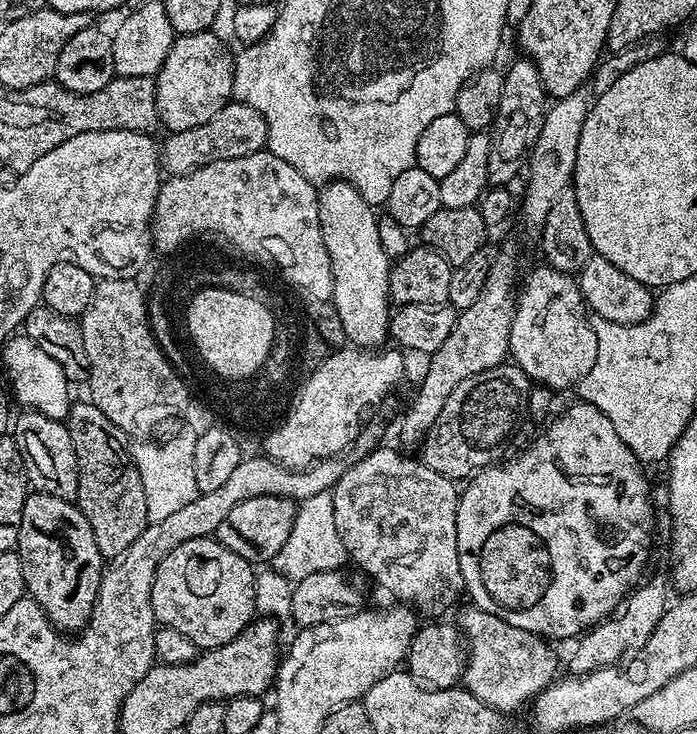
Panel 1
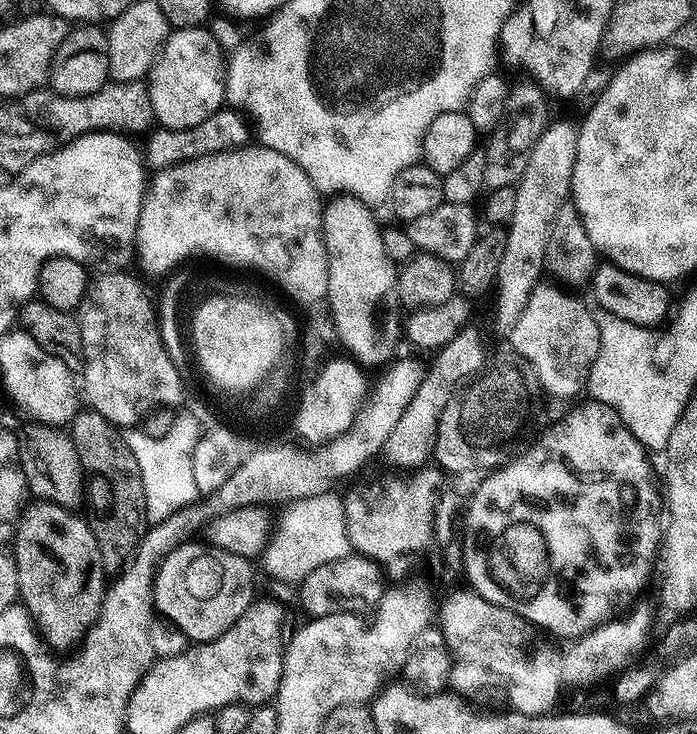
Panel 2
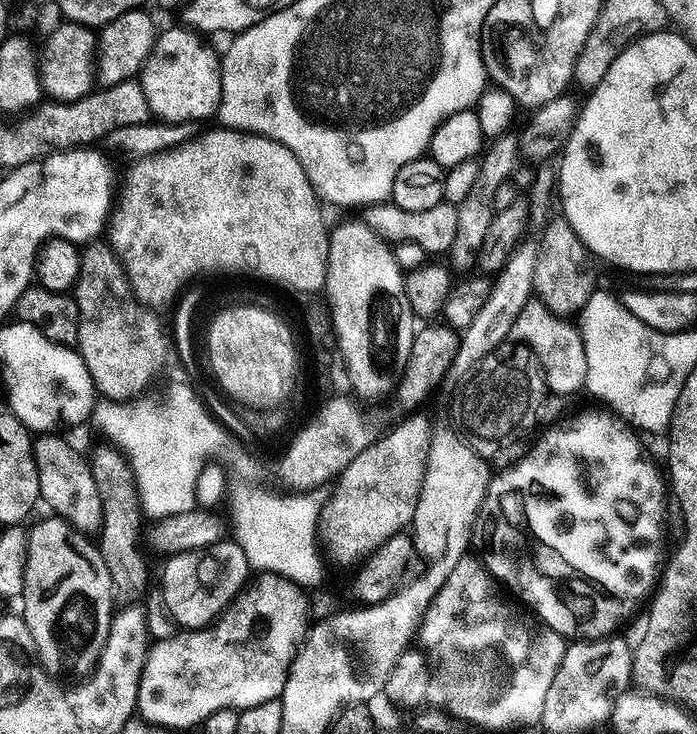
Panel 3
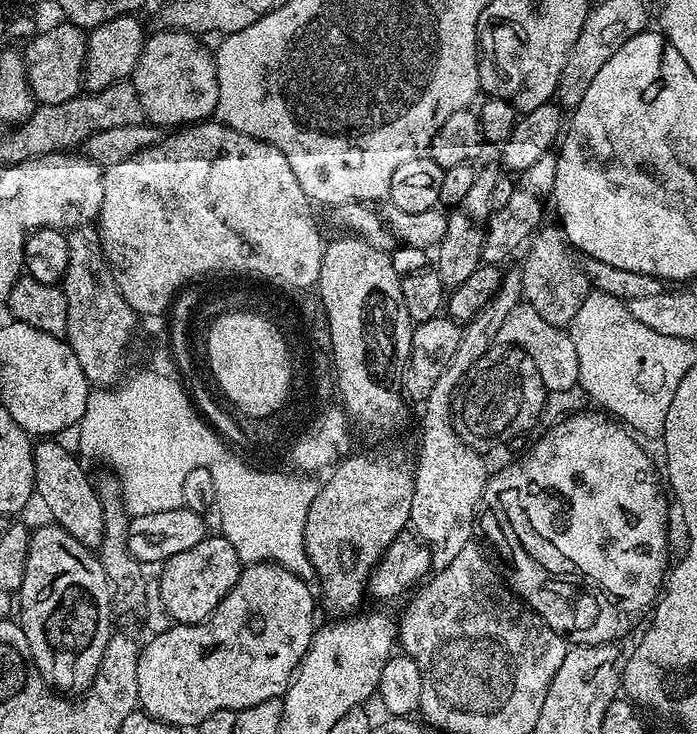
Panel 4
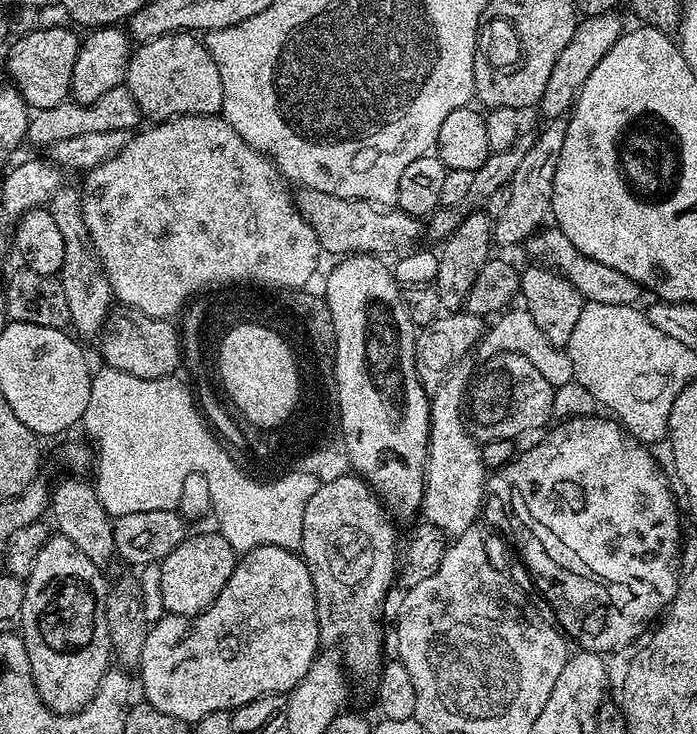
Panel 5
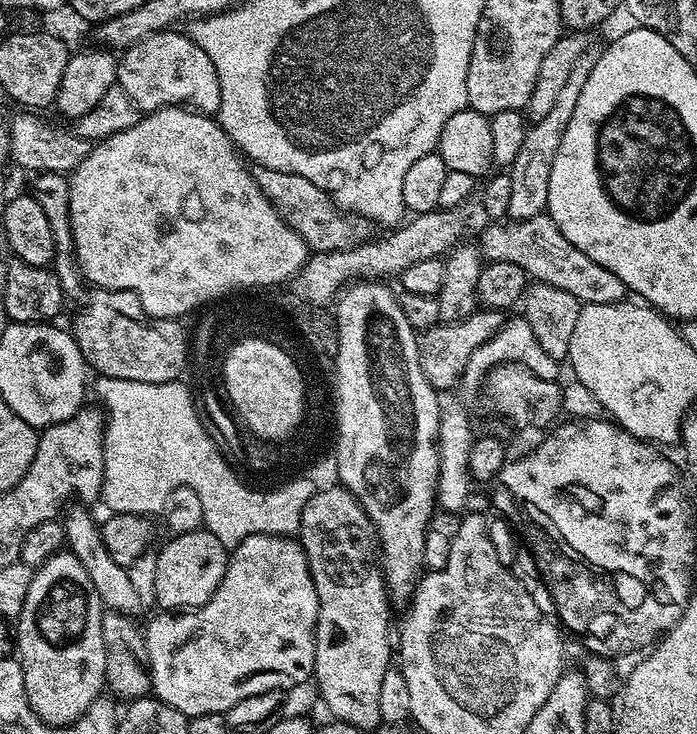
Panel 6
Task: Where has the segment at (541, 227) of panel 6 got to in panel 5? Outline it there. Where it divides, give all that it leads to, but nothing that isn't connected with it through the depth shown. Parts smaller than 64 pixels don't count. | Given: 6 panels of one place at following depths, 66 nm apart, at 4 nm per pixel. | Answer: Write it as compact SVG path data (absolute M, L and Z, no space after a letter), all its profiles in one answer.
M555 226L548 227L535 231L526 241L529 254L536 259L533 261L555 268L576 287L587 303L606 302L606 306L633 306L637 303L642 285L634 282L634 278L622 274L622 270L614 270L614 266L606 266L603 262L582 254L582 250L578 250L578 246L574 246L574 242L566 238L564 231Z

